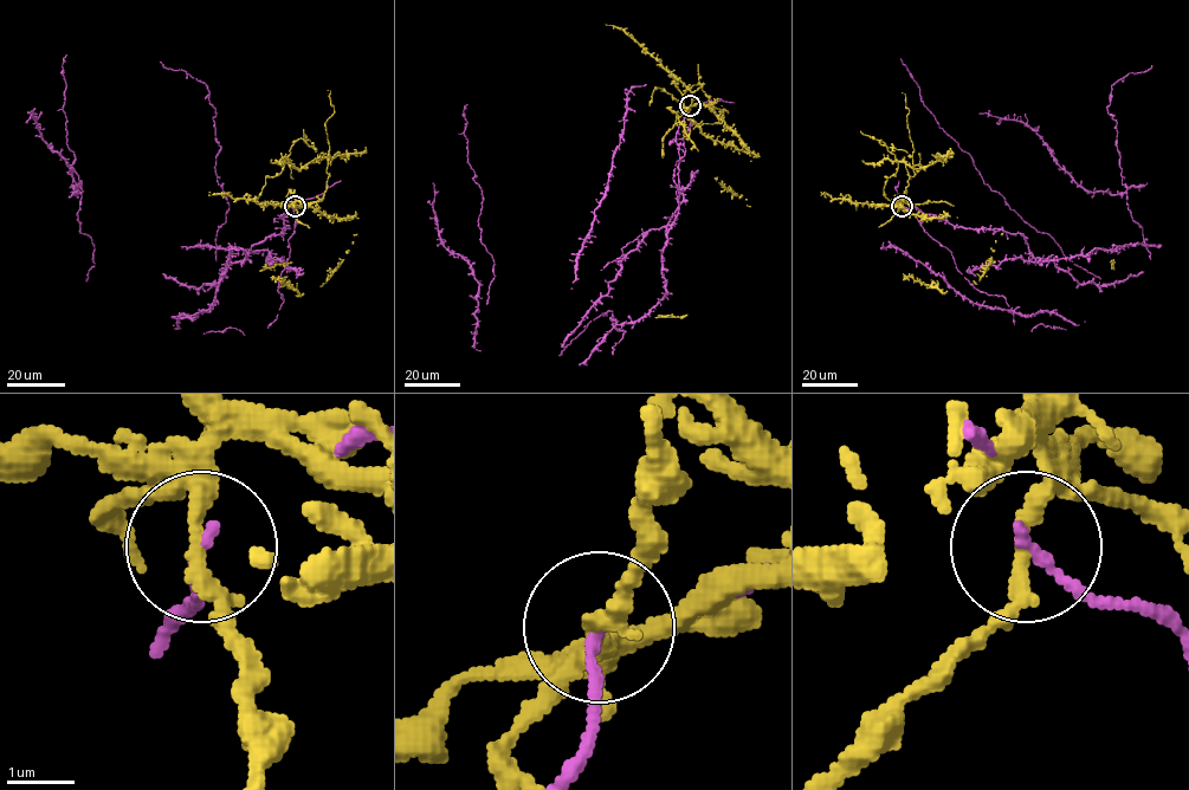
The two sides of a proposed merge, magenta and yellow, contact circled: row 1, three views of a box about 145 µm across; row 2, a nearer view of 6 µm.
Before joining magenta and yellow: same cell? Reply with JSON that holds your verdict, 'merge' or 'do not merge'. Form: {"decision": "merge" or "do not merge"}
{"decision": "do not merge"}

